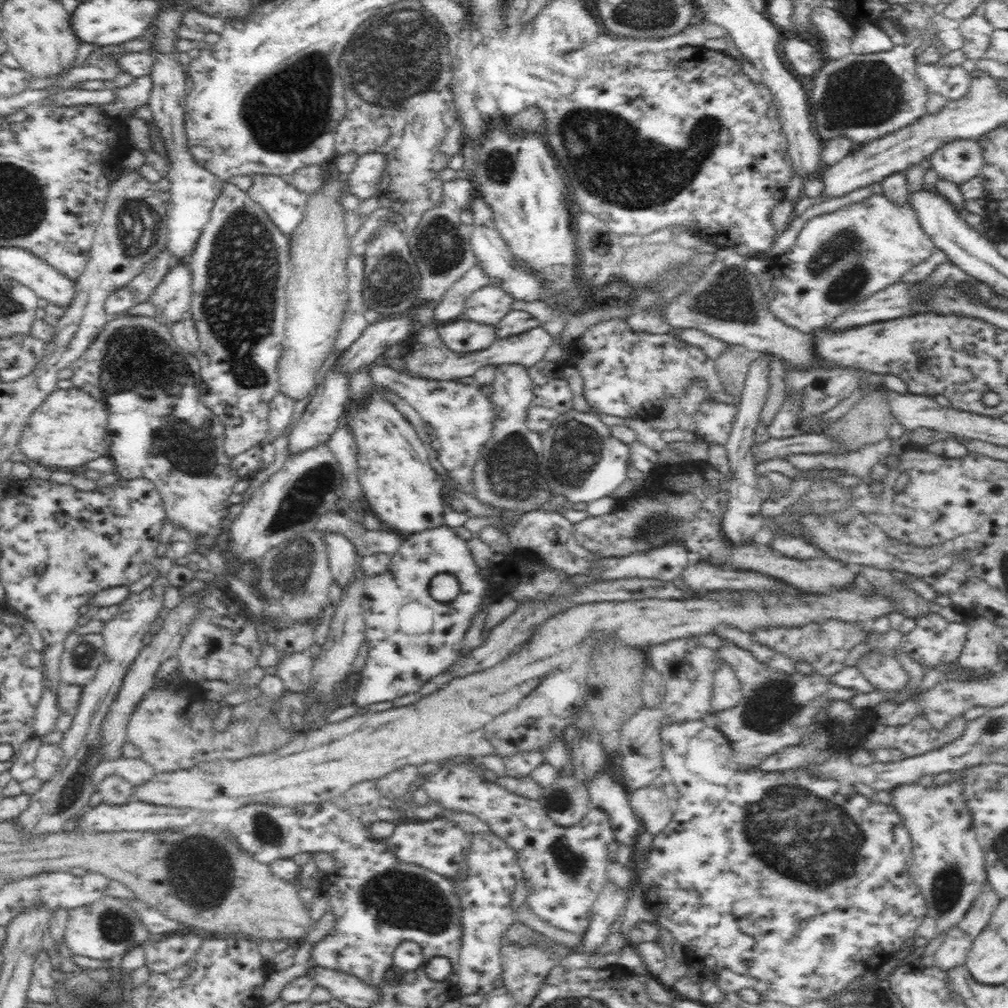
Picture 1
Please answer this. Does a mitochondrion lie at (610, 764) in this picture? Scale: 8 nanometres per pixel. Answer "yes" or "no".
no

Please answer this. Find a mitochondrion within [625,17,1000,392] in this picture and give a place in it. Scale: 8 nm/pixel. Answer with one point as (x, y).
(865, 93)

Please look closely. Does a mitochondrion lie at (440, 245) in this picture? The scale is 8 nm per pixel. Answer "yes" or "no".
yes

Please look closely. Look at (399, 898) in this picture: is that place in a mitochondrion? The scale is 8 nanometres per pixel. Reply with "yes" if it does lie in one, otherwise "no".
yes

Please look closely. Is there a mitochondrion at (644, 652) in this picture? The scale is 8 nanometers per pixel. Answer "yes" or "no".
no

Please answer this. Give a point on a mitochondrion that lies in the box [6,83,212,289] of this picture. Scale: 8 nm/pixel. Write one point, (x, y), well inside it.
(139, 223)

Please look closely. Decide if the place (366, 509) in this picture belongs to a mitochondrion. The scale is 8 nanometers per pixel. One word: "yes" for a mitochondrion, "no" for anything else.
no

